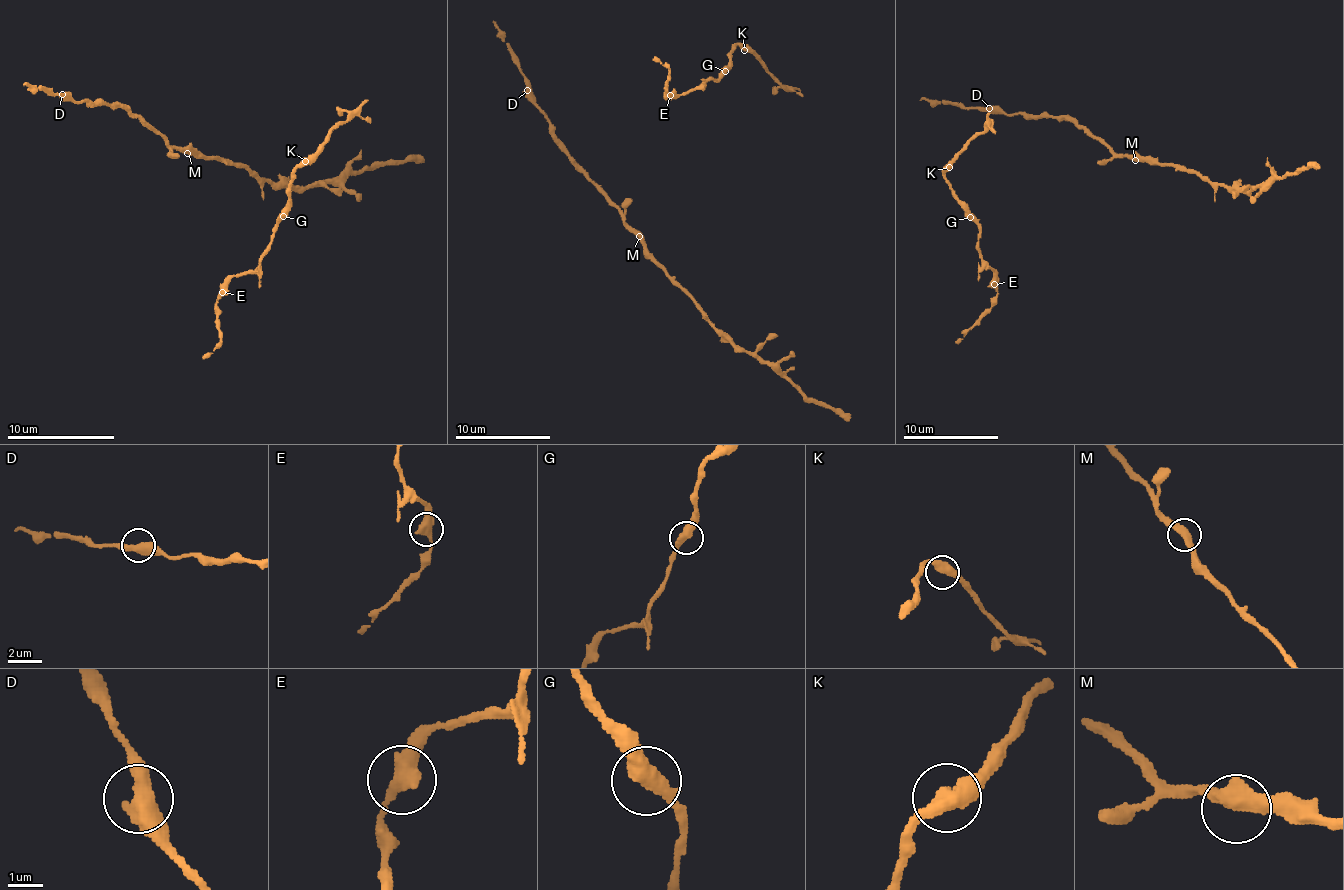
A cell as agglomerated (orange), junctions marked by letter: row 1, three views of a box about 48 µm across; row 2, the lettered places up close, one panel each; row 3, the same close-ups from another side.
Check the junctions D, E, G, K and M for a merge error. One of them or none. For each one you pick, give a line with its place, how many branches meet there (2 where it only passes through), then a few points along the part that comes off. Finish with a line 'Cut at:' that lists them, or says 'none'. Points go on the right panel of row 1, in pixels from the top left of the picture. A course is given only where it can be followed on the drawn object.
Cut at: none

